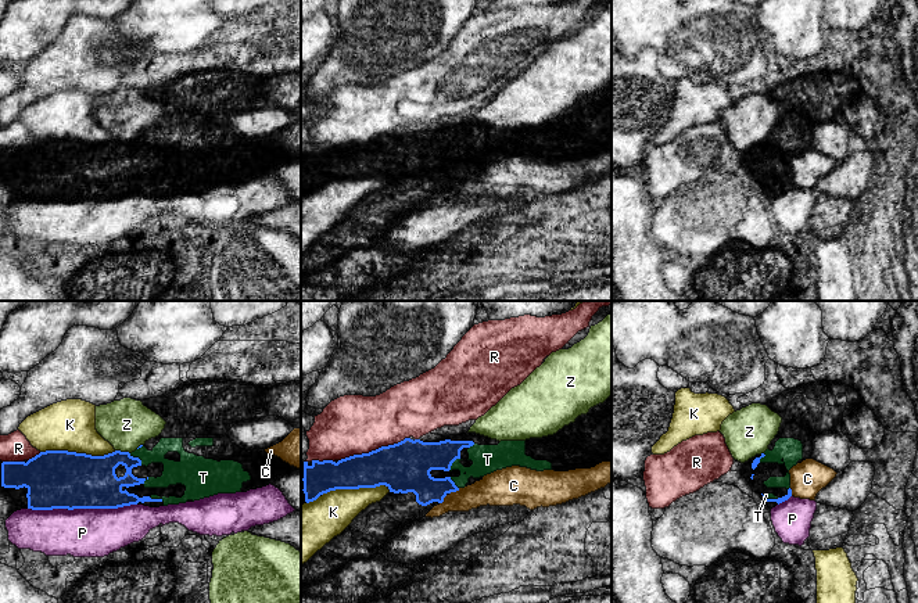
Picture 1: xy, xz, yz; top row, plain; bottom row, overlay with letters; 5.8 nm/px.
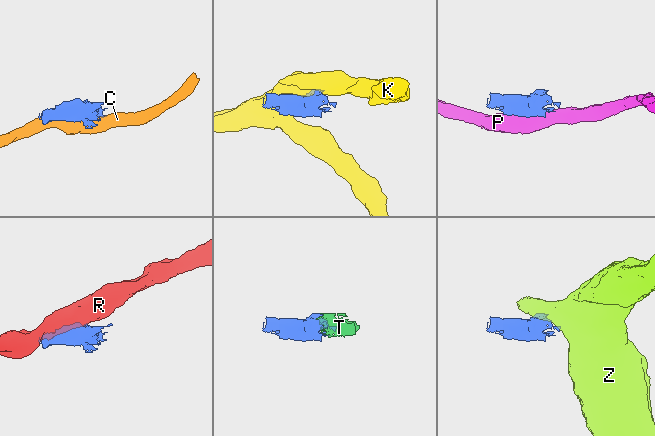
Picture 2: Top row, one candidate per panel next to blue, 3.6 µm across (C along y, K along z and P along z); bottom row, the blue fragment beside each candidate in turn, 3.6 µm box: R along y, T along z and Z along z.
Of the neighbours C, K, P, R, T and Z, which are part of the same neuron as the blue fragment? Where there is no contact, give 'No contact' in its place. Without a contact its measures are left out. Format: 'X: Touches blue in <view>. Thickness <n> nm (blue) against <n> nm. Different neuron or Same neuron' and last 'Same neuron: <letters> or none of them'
C: Touches blue in xz. Thickness 190 nm (blue) against 190 nm. Different neuron
K: Touches blue in xy. Thickness 340 nm (blue) against 300 nm. Different neuron
P: Touches blue in xy. Thickness 340 nm (blue) against 280 nm. Different neuron
R: Touches blue in xz. Thickness 300 nm (blue) against 360 nm. Different neuron
T: Touches blue in xy. Thickness 200 nm (blue) against 130 nm. Same neuron
Z: Touches blue in xy. Thickness 300 nm (blue) against 280 nm. Different neuron
Same neuron: T

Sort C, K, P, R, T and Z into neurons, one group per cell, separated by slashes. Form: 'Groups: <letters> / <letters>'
Groups: C / K / P / R / T / Z

